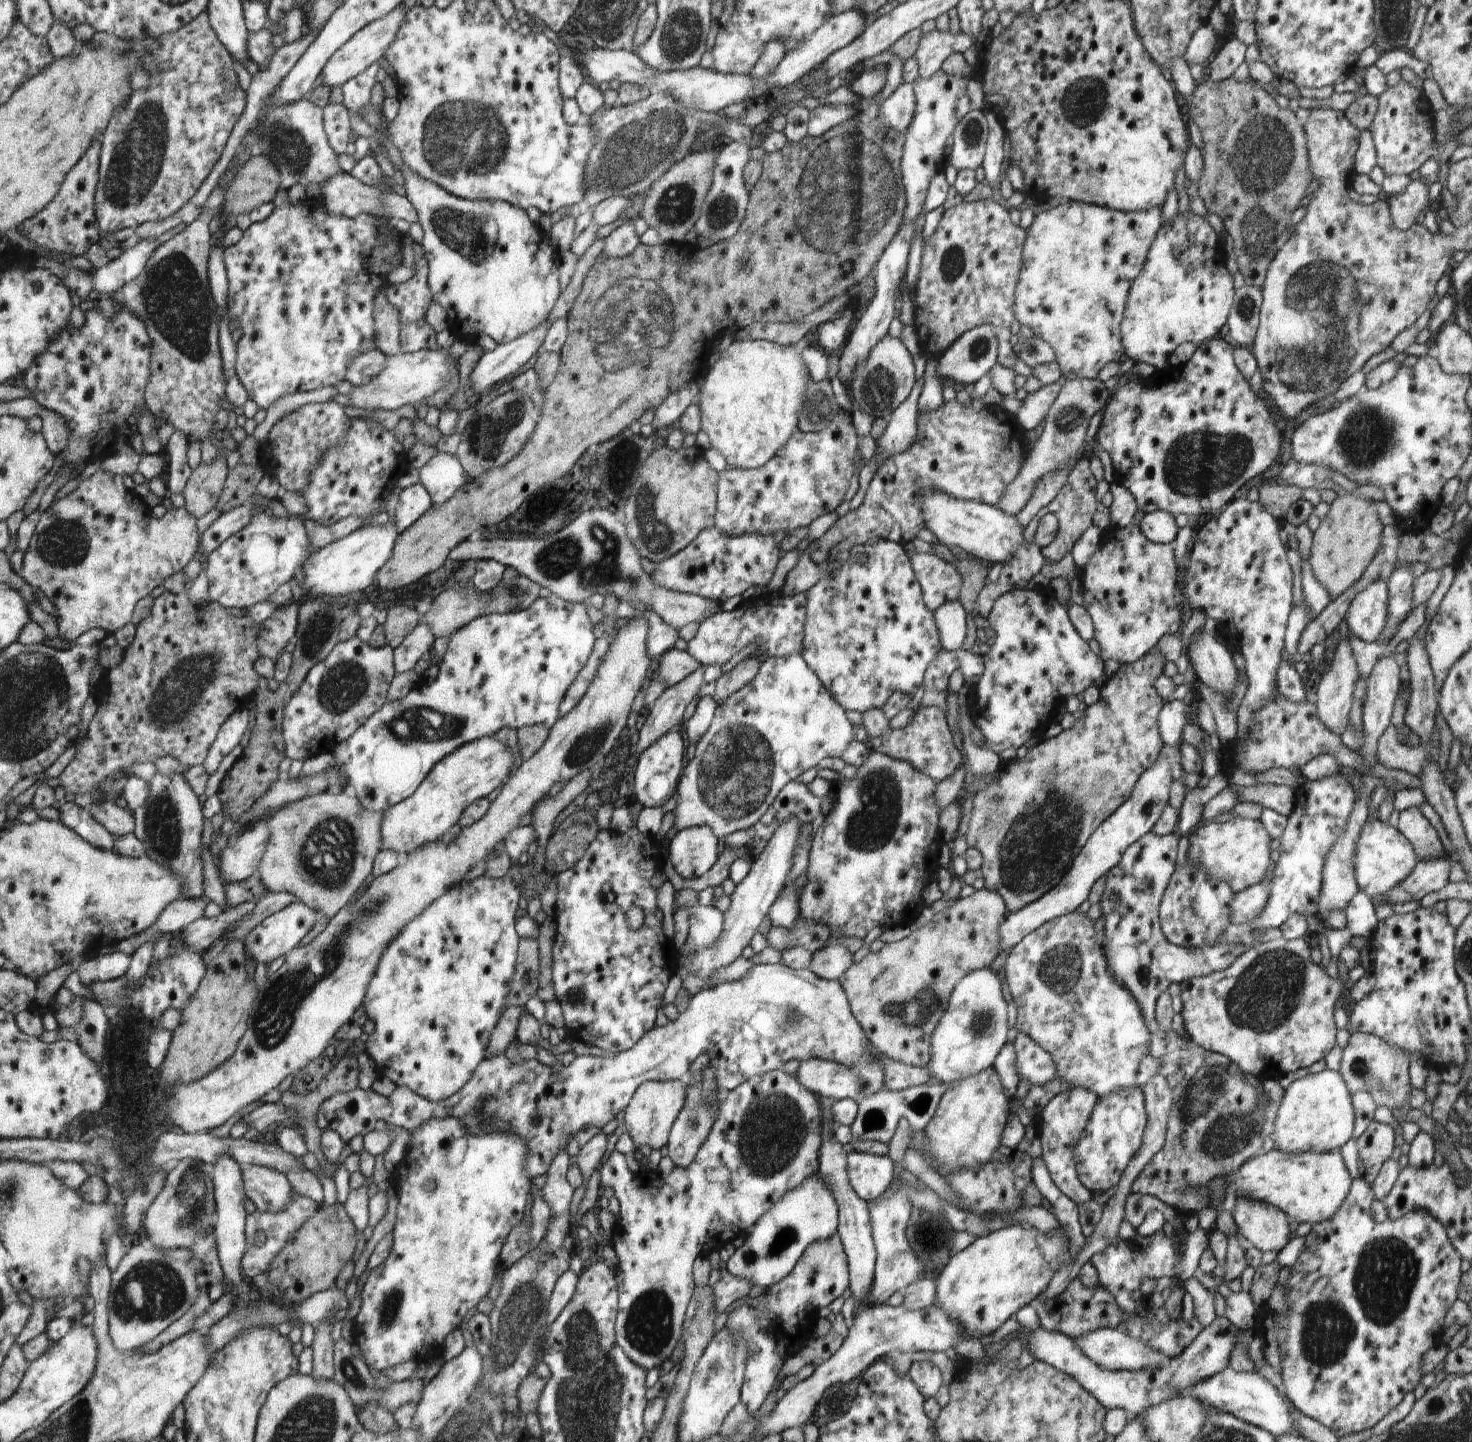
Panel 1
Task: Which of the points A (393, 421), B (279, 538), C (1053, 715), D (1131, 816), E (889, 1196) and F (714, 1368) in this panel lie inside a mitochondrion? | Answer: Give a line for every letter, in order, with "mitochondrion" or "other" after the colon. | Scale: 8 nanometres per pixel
A: other
B: mitochondrion
C: other
D: other
E: other
F: mitochondrion

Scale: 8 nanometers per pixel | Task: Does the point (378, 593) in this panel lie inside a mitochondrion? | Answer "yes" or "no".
no

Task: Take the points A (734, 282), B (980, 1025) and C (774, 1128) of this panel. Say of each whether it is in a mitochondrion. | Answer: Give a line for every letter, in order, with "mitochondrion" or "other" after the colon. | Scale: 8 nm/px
A: other
B: mitochondrion
C: mitochondrion

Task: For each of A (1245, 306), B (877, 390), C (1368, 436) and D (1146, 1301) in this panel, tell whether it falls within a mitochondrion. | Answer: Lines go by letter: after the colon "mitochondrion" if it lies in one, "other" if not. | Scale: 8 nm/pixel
A: mitochondrion
B: mitochondrion
C: mitochondrion
D: other

